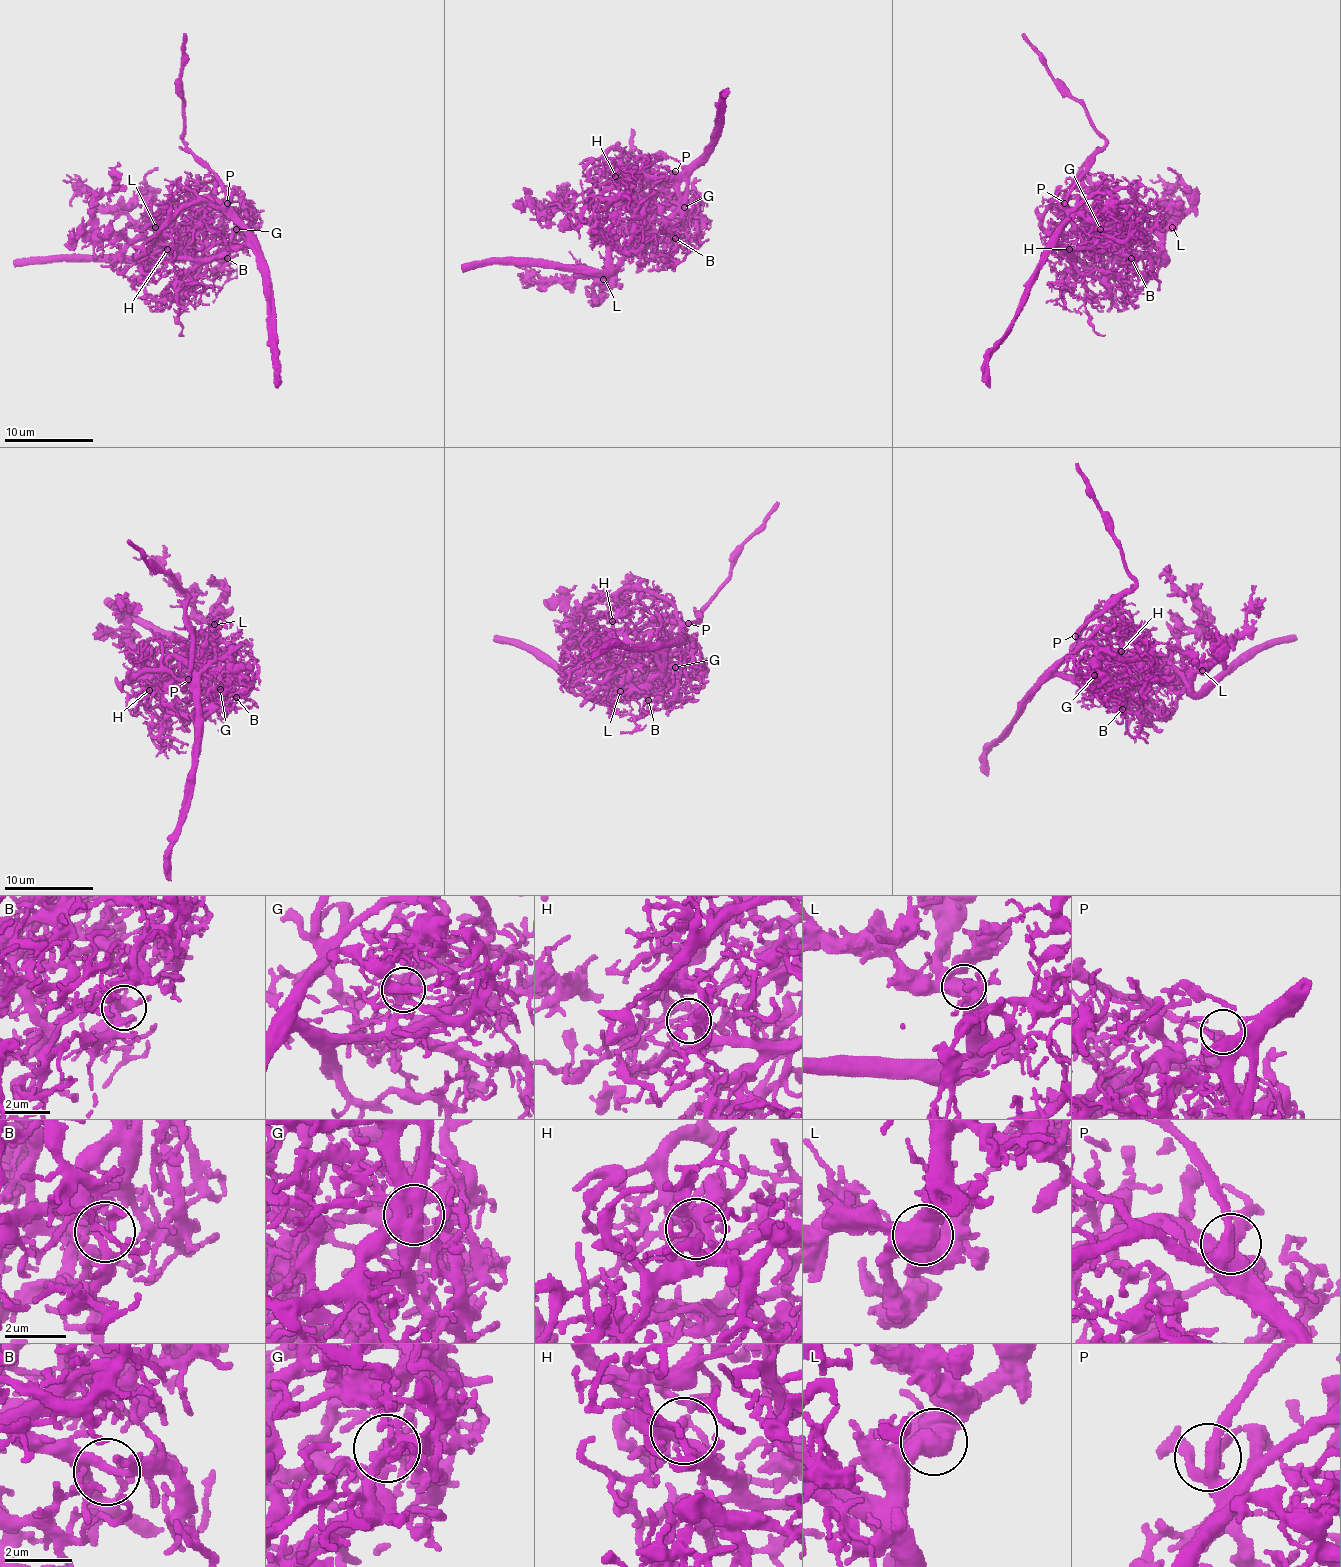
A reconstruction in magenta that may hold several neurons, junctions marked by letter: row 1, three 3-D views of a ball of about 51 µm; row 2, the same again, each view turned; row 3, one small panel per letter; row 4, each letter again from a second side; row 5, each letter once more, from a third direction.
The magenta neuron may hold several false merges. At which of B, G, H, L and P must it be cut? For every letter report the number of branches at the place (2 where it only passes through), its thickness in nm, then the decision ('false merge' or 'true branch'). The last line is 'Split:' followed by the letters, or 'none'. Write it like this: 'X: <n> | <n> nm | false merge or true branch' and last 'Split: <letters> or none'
B: 4 | 200 nm | true branch
G: 4 | 280 nm | false merge
H: 3 | 320 nm | true branch
L: 4 | 600 nm | true branch
P: 3 | 320 nm | true branch
Split: G

